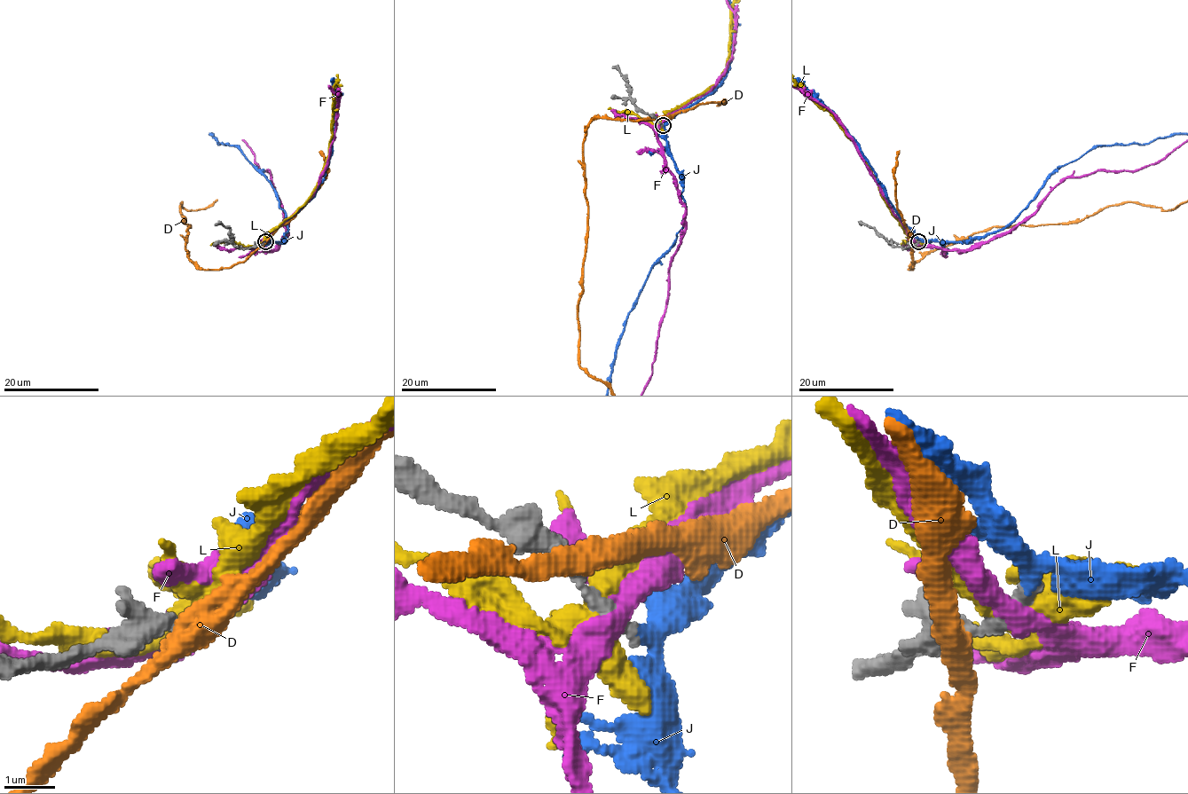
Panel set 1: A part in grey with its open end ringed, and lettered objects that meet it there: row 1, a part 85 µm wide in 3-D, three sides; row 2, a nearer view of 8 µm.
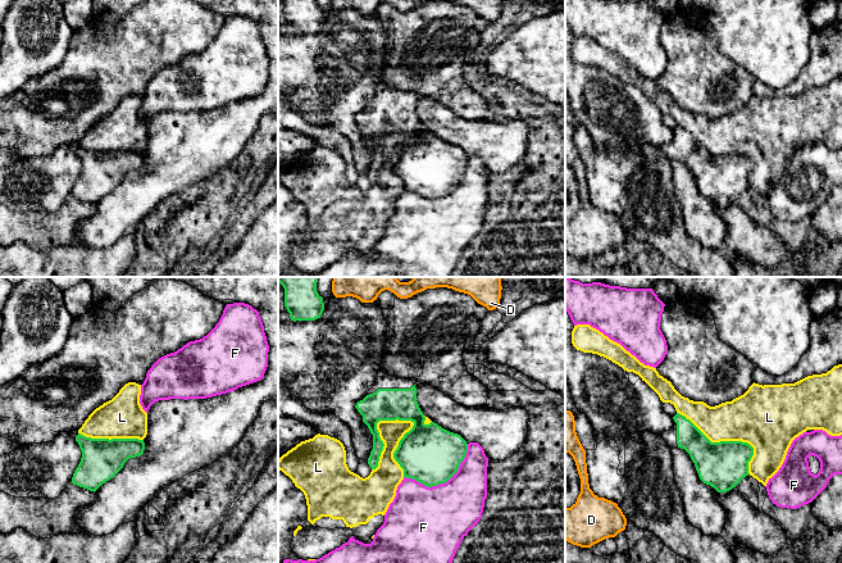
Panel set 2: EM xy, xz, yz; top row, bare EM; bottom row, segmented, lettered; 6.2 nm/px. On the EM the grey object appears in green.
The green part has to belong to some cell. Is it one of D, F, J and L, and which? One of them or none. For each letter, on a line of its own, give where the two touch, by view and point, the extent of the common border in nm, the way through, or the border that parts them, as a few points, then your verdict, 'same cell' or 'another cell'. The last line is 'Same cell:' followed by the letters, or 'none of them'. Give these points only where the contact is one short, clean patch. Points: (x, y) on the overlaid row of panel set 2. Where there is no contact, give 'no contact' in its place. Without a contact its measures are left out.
D: no contact; another cell
F: contact xz (444, 482); length 460 nm; another cell
J: no contact; same cell
L: contact xz (405, 434); length 400 nm; another cell
Same cell: J

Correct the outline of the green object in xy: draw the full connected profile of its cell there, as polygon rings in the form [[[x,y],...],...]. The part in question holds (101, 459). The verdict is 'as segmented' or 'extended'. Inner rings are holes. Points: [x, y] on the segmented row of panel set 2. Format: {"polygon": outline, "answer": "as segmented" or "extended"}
{"polygon": [[[78,433],[76,441],[82,458],[70,483],[94,492],[113,478],[129,458],[140,457],[145,450],[144,440],[138,439],[91,439]]], "answer": "as segmented"}

